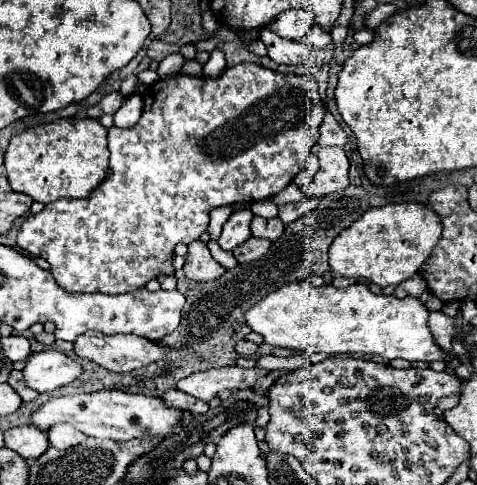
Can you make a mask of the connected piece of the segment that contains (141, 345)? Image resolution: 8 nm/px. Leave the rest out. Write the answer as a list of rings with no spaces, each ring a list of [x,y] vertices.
[[[86,332],[74,342],[74,352],[78,358],[90,360],[110,372],[132,372],[136,368],[144,368],[150,362],[164,358],[164,348],[160,344],[150,342],[146,338],[140,338],[140,336],[132,336],[132,334],[106,336],[102,332]]]

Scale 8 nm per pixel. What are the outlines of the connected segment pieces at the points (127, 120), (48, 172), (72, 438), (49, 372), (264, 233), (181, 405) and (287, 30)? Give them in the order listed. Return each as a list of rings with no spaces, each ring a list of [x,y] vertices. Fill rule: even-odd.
[[[134,94],[124,100],[120,110],[114,114],[114,124],[120,128],[132,128],[142,116],[142,98],[140,94]]]
[[[62,118],[50,124],[40,124],[16,134],[6,150],[4,166],[12,190],[28,194],[34,202],[50,204],[60,198],[88,198],[108,174],[108,130],[94,118]]]
[[[68,424],[50,426],[46,436],[48,436],[50,446],[54,446],[56,450],[66,450],[66,448],[78,446],[80,442],[86,440],[86,434],[82,434],[80,430],[76,430],[74,426],[68,426]]]
[[[44,350],[32,354],[22,370],[26,386],[36,390],[38,394],[52,392],[60,386],[74,382],[80,372],[80,364],[60,350]]]
[[[254,216],[252,224],[250,224],[250,232],[252,232],[252,236],[256,236],[256,238],[266,238],[266,240],[274,242],[274,240],[278,240],[278,238],[282,236],[284,224],[282,224],[280,218],[266,220],[266,218],[262,218],[262,216]]]
[[[168,390],[168,394],[162,396],[168,406],[176,406],[178,409],[189,410],[192,414],[204,414],[209,410],[209,403],[198,400],[182,390]]]
[[[286,10],[284,14],[278,14],[268,28],[272,28],[278,36],[286,38],[286,40],[302,40],[310,26],[314,22],[314,14],[310,10]]]

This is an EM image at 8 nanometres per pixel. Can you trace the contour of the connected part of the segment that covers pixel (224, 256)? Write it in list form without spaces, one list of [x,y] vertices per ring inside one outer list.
[[[210,240],[210,242],[208,242],[208,248],[210,248],[210,252],[212,252],[212,258],[214,258],[218,264],[222,264],[226,270],[228,270],[228,268],[234,268],[234,266],[238,264],[236,258],[234,258],[234,254],[232,254],[232,252],[224,252],[224,250],[218,246],[216,240]]]

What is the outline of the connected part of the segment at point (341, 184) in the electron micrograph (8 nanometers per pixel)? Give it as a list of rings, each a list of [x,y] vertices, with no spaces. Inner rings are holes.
[[[326,146],[318,150],[320,168],[312,178],[312,184],[308,186],[308,196],[326,196],[344,190],[350,184],[348,170],[350,162],[342,148],[338,146]]]

